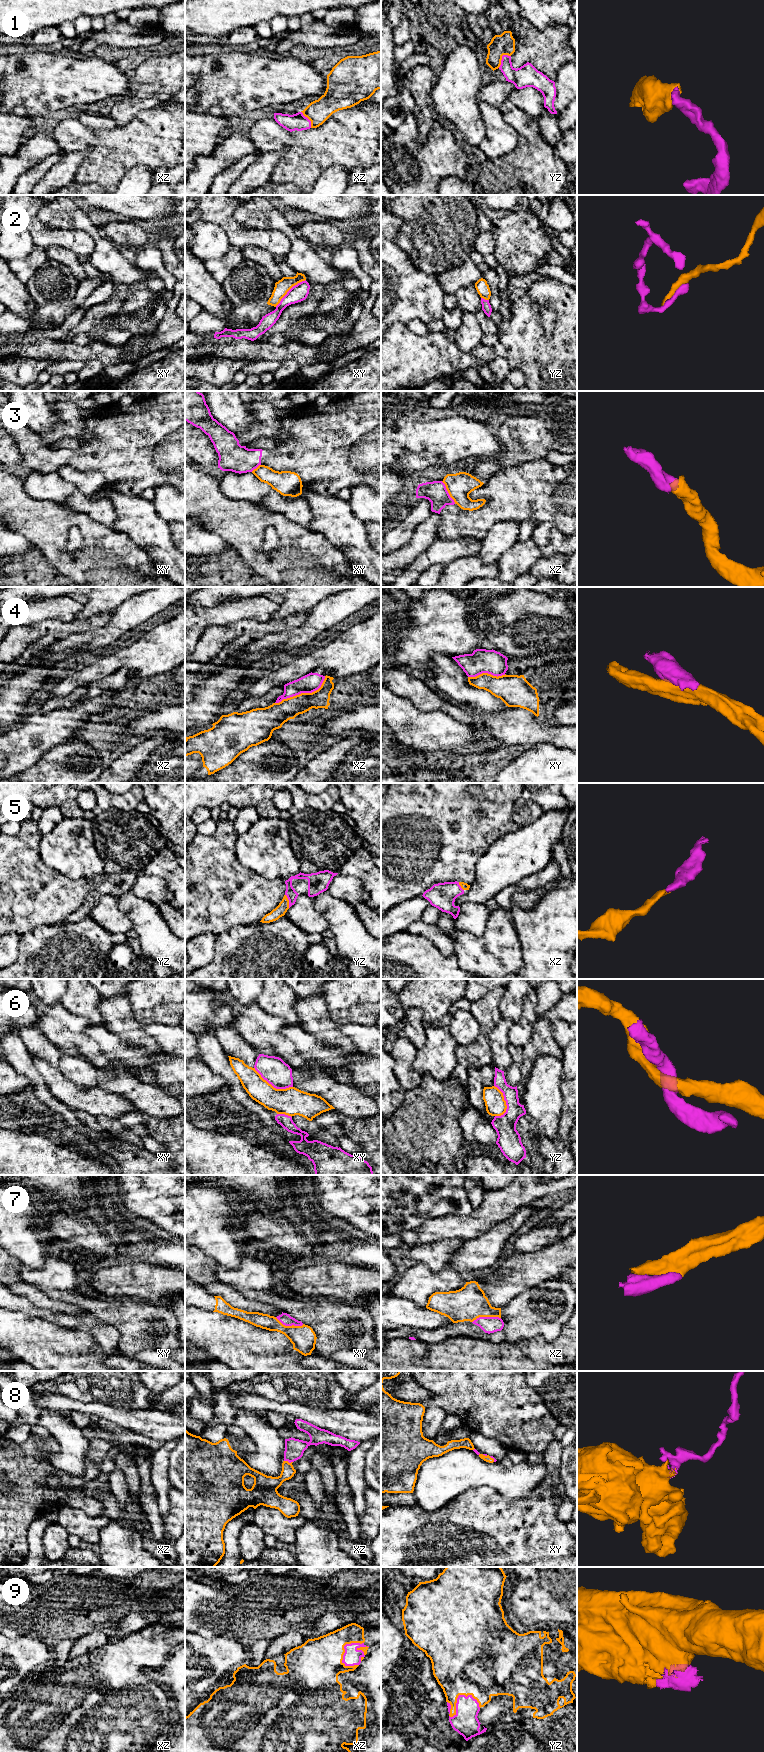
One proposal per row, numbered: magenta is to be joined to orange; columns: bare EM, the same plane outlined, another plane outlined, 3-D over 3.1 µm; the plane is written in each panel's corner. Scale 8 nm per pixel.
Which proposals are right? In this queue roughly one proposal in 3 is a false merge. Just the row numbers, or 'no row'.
5, 7, 8, 9

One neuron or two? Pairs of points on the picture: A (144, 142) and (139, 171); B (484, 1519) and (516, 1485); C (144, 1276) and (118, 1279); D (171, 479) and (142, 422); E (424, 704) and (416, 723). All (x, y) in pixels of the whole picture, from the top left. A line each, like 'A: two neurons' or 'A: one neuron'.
A: two neurons
B: two neurons
C: one neuron
D: one neuron
E: two neurons

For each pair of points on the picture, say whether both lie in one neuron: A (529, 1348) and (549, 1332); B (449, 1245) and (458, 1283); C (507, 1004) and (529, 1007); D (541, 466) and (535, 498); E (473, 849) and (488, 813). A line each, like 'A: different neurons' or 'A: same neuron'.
A: different neurons
B: different neurons
C: different neurons
D: same neuron
E: same neuron

